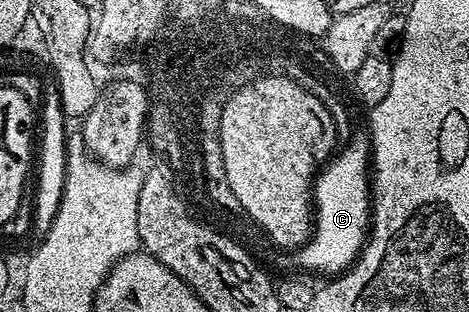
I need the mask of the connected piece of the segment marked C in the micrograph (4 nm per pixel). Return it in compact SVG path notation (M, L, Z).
M356 130L352 132L342 149L319 171L313 186L315 212L313 240L303 253L290 252L286 257L293 271L319 271L326 275L338 275L350 268L356 260L370 230L370 208L373 195L371 182L370 136Z

